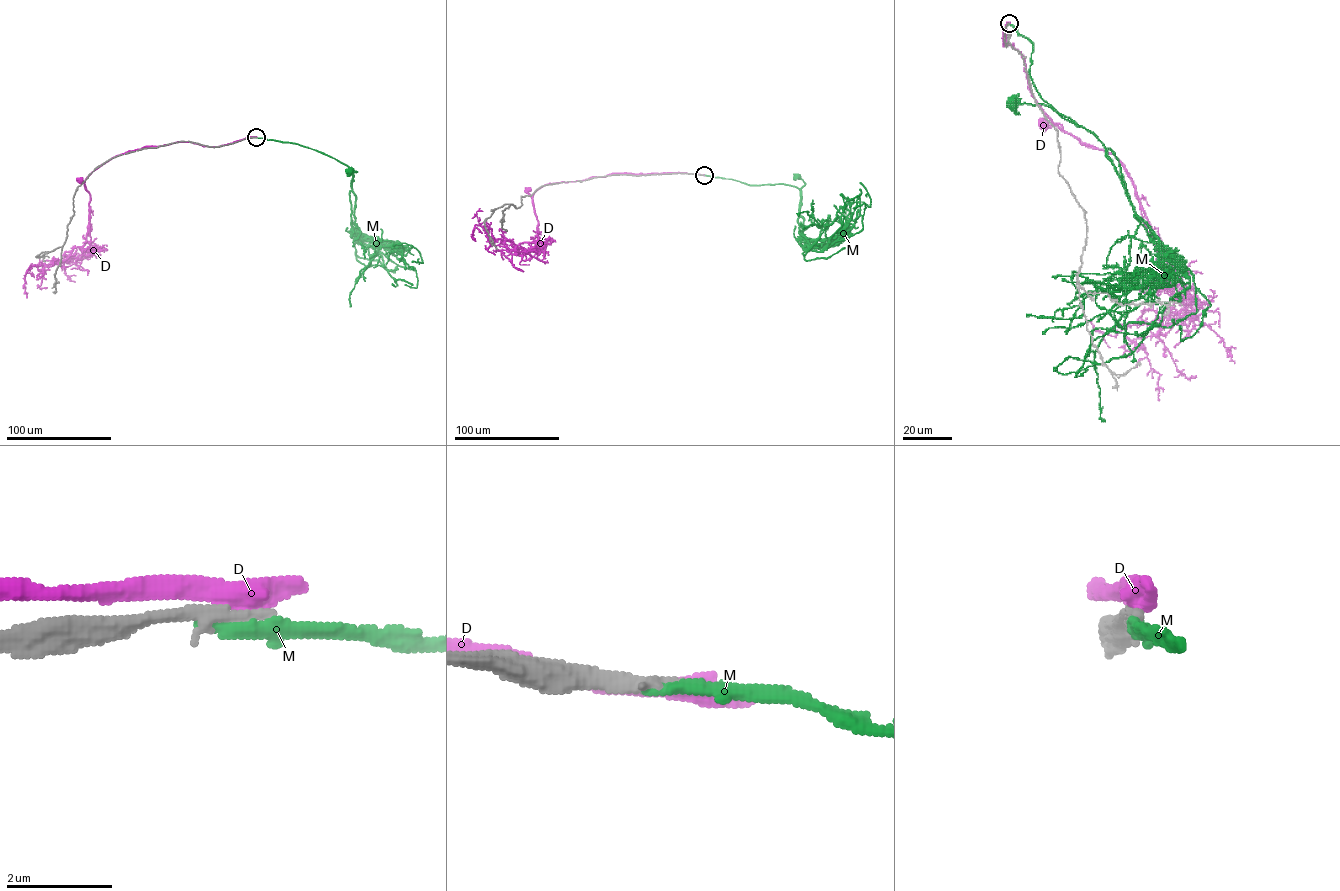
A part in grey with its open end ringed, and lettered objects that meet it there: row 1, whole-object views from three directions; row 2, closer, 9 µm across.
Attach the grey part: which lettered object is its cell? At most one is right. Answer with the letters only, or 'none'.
none

